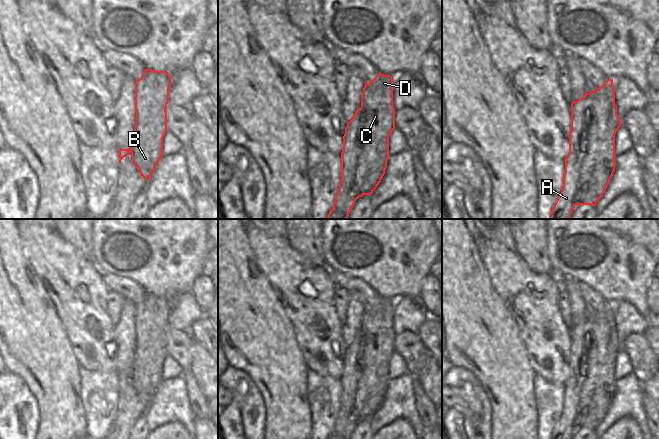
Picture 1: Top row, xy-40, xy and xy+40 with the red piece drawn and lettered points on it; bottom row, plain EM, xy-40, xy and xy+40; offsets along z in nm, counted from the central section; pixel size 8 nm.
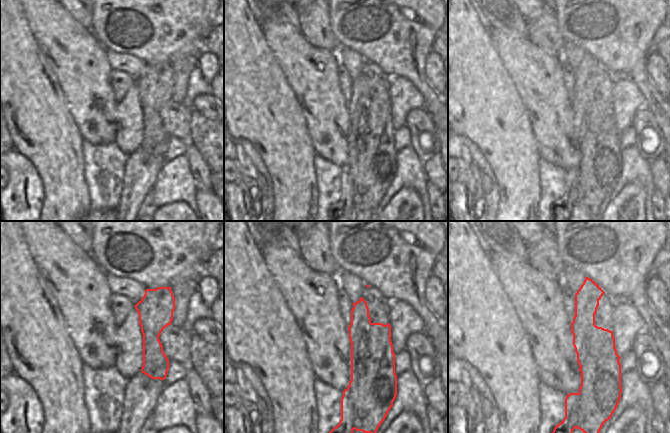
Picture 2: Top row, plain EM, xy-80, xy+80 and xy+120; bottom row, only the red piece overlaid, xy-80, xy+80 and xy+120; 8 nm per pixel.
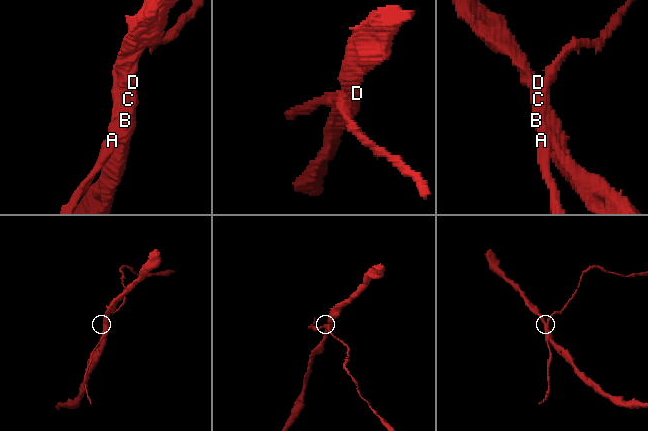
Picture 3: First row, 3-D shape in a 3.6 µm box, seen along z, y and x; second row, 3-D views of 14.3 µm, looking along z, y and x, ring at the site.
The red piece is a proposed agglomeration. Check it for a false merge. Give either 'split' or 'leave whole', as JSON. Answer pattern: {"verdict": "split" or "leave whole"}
{"verdict": "split"}

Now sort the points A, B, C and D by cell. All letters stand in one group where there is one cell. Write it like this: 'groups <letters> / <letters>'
groups A / B C D

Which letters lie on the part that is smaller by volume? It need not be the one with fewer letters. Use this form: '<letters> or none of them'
A

